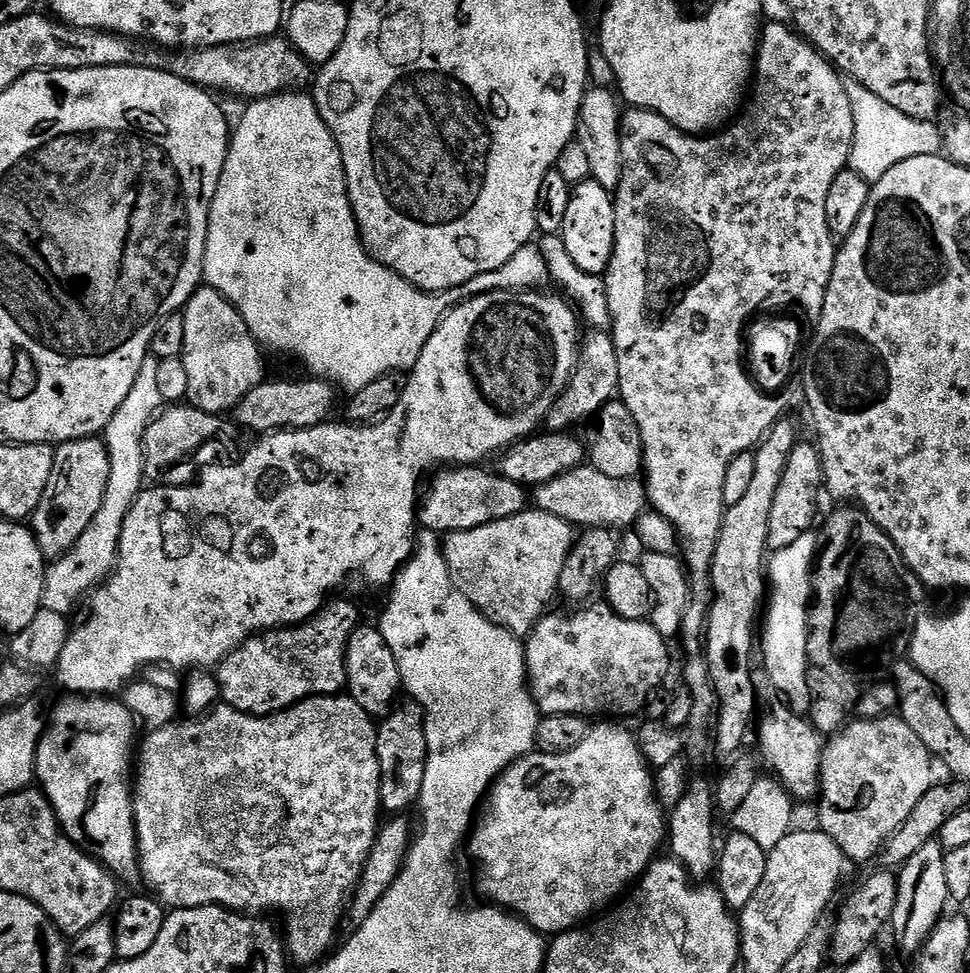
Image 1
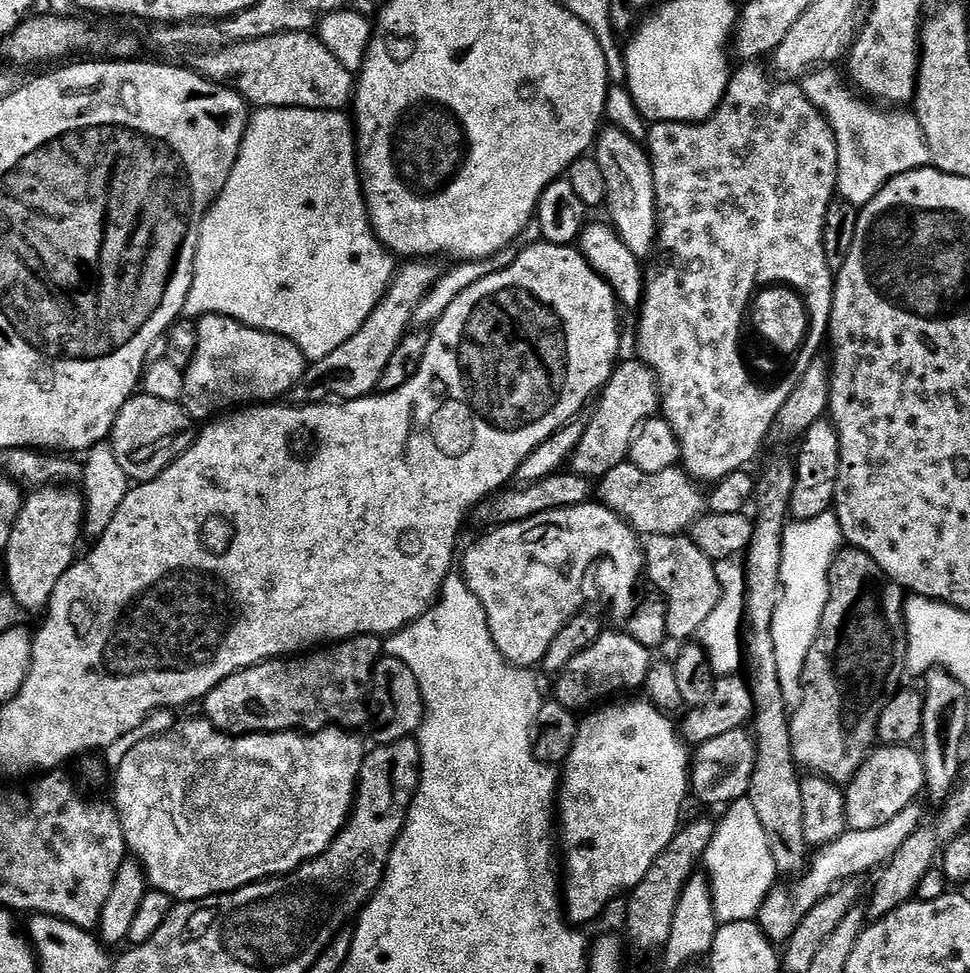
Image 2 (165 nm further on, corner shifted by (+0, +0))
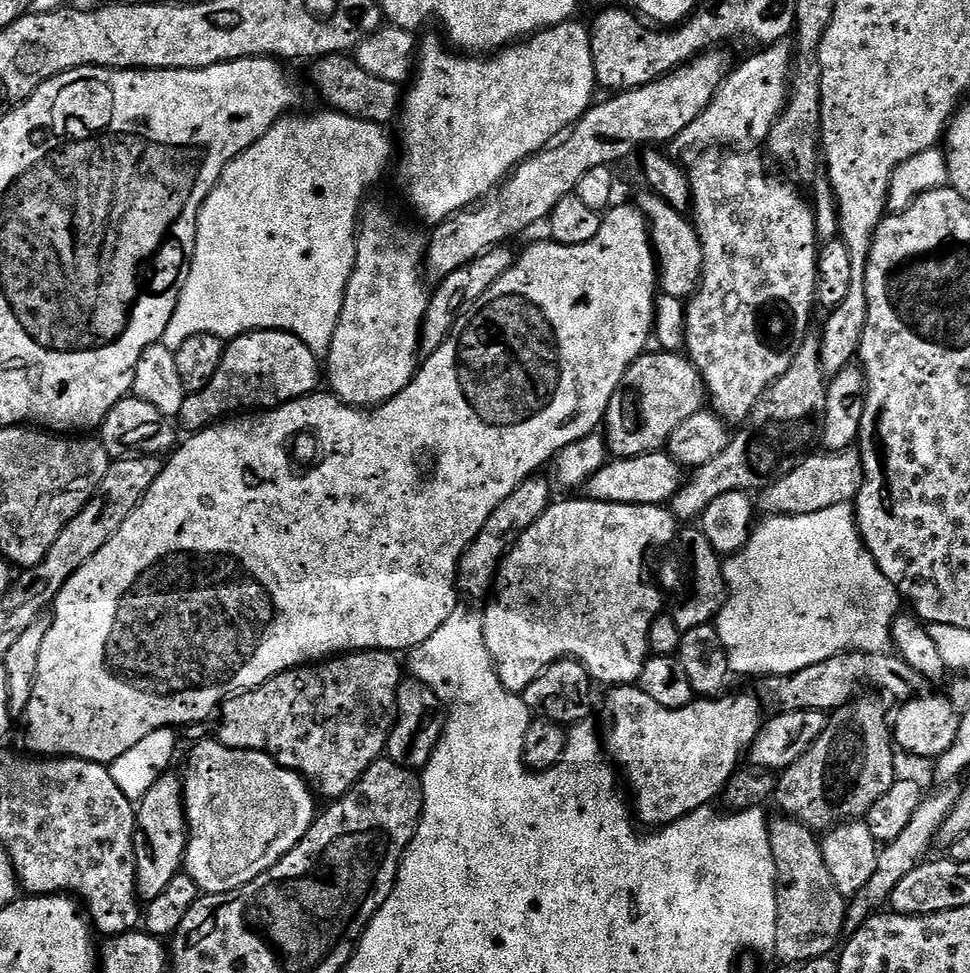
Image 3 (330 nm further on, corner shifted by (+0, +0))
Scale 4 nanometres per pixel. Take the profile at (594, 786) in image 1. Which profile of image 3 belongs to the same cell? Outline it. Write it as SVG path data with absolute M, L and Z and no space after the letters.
M621 684L609 687L607 692L604 713L598 716L602 743L609 757L618 765L623 779L624 776L628 779L632 787L635 815L641 825L648 824L644 826L673 824L683 816L711 805L712 799L715 796L717 799L723 793L728 780L741 767L742 758L747 757L748 749L762 727L761 703L755 695L752 697L746 692L740 692L737 696L724 694L719 698L696 698L678 710L658 706L658 702L654 702L654 698L649 698L638 686Z

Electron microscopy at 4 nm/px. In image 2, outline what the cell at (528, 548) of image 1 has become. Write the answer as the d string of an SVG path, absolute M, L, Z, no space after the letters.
M589 502L579 504L578 506L570 506L569 508L559 508L558 510L550 510L546 514L538 514L534 518L526 518L519 520L513 524L502 524L493 527L491 530L485 531L481 540L476 540L468 549L463 549L462 560L464 556L464 568L462 567L462 575L466 586L470 586L470 590L474 594L474 598L478 598L478 602L482 602L482 606L486 610L486 618L490 626L490 634L494 638L494 646L498 646L498 650L508 659L509 664L514 664L518 668L535 669L543 661L546 650L550 650L550 642L554 642L554 638L558 638L558 634L562 630L566 622L570 622L570 618L574 618L585 607L584 604L584 583L588 580L588 571L592 568L592 584L612 603L612 616L616 620L631 621L632 613L635 612L638 603L638 591L636 587L640 584L640 576L645 575L646 563L644 556L644 546L641 537L630 527L624 519L618 514L614 514L609 508L605 508L599 502Z

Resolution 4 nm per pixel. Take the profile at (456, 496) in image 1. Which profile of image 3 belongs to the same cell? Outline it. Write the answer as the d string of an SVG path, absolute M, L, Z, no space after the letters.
M667 451L651 452L641 456L626 456L609 459L598 474L585 482L583 495L594 502L610 502L611 504L625 504L626 506L667 505L674 498L681 484L686 479L686 472L682 465Z

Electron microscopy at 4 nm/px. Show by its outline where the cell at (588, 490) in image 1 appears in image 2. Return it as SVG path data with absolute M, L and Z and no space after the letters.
M631 462L614 466L610 474L600 477L598 481L598 500L605 508L621 516L637 534L644 538L662 534L678 536L687 533L706 512L705 489L680 466L667 468L658 474L646 474L646 470L638 470L638 466L634 466Z

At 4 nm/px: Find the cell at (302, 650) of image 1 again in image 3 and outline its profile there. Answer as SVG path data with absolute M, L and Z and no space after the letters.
M349 652L278 674L262 686L229 696L220 705L218 739L228 748L267 752L282 767L300 773L321 797L338 800L360 781L375 760L385 755L388 733L396 723L396 694L402 679L396 660L391 652Z

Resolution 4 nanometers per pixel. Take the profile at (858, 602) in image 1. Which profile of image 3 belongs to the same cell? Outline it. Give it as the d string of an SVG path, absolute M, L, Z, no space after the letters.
M860 694L829 715L826 730L812 749L779 773L774 804L783 815L813 830L867 817L874 802L898 779L894 732L883 703L879 695Z

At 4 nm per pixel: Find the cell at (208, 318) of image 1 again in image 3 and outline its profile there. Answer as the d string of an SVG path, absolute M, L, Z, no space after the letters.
M247 332L244 336L233 336L225 343L222 362L218 362L218 370L214 378L197 392L185 395L182 410L178 417L179 423L188 427L189 433L200 432L221 418L231 417L233 414L244 414L249 410L271 410L281 404L289 404L303 396L311 396L321 387L322 364L307 346L294 334L289 332Z

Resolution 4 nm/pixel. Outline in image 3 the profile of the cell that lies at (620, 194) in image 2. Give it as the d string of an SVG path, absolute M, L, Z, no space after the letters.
M644 190L638 199L638 207L650 225L658 265L658 288L664 296L687 301L695 296L704 274L704 251L696 233L696 226L685 213L674 210L661 196Z

